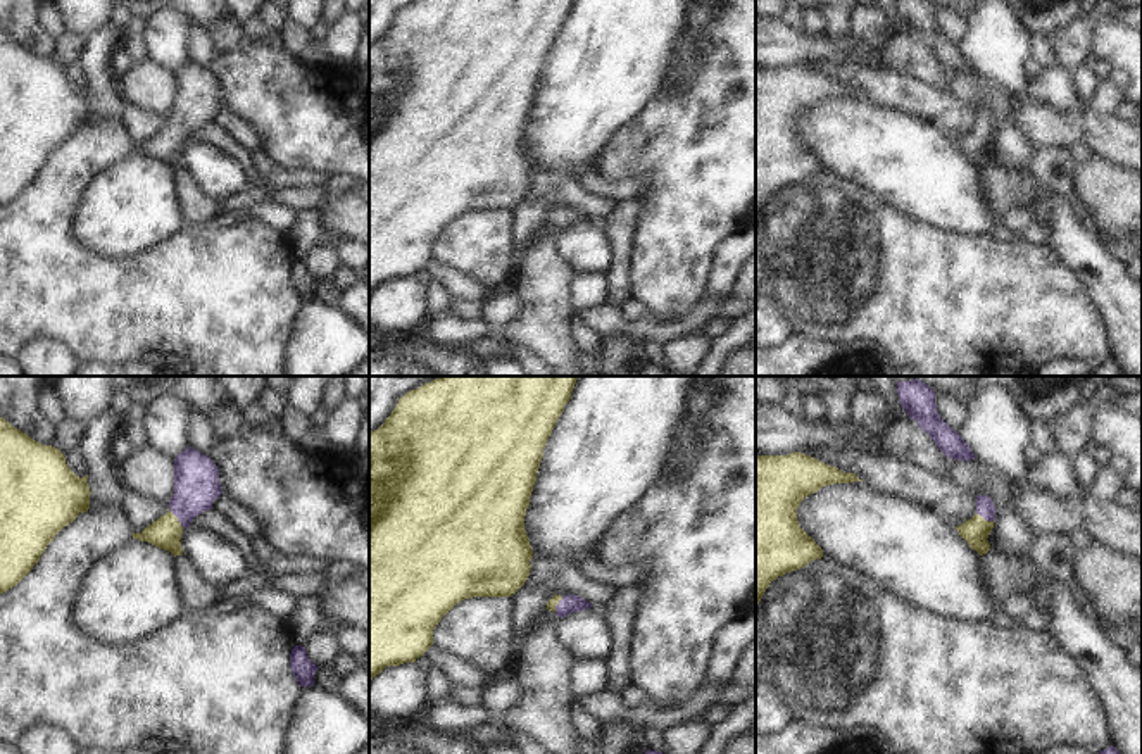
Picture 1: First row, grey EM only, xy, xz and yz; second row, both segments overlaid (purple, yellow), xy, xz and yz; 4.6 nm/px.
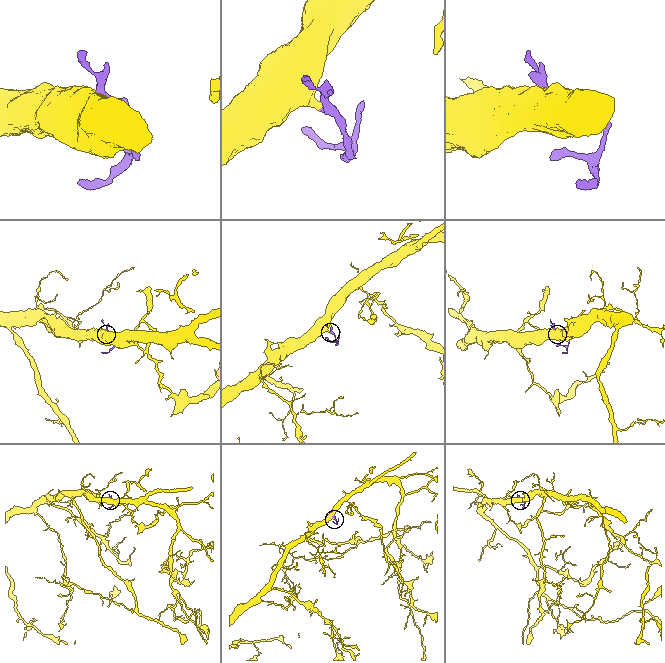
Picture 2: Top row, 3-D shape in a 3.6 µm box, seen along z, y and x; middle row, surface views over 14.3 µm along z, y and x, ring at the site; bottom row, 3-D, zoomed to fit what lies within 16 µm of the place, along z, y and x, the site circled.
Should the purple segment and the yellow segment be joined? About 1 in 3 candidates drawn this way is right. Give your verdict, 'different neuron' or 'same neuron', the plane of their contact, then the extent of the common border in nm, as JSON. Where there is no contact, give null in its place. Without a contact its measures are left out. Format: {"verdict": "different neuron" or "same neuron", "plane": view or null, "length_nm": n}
{"verdict": "same neuron", "plane": "xy", "length_nm": 110}

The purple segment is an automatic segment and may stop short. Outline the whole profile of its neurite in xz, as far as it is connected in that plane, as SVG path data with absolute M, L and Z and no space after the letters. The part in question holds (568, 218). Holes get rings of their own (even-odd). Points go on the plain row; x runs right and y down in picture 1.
M554 209L549 216L547 216L547 223L555 226L559 231L564 231L571 226L578 226L578 224L585 224L593 221L588 214L578 210L578 209Z

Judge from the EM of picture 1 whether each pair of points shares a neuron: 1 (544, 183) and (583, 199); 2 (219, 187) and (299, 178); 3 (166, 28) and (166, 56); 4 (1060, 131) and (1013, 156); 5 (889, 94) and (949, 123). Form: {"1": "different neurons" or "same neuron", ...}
{"1": "same neuron", "2": "different neurons", "3": "same neuron", "4": "different neurons", "5": "same neuron"}

